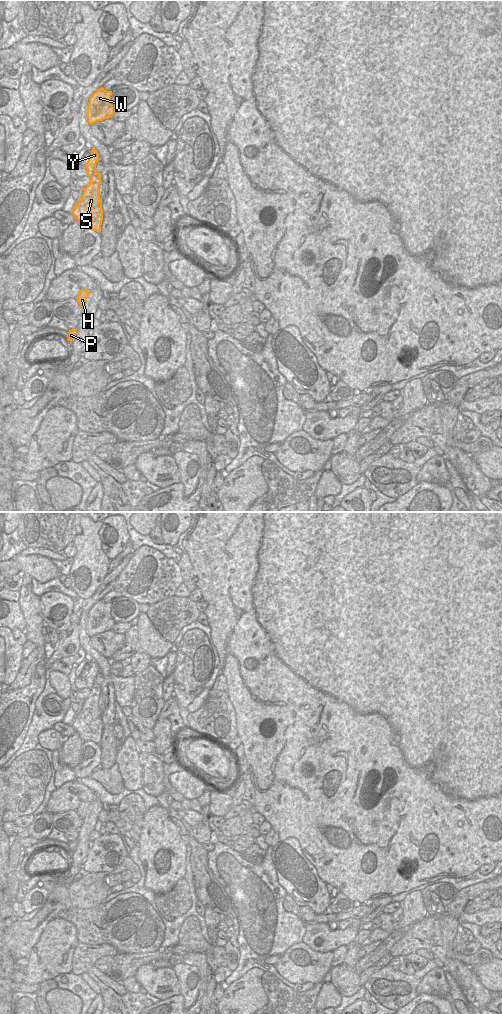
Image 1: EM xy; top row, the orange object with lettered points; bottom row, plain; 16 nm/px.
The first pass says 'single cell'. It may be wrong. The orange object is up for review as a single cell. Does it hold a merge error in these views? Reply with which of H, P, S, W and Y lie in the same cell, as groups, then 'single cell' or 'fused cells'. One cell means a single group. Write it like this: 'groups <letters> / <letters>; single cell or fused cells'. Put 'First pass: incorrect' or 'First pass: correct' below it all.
groups H P S W Y; single cell
First pass: correct

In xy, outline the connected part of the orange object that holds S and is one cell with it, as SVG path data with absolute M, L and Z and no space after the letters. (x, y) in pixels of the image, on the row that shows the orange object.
M92 148L91 156L85 166L87 176L91 180L71 212L82 229L93 229L96 232L101 231L103 220L102 200L99 195L101 174L96 171L96 164L99 160L98 152Z

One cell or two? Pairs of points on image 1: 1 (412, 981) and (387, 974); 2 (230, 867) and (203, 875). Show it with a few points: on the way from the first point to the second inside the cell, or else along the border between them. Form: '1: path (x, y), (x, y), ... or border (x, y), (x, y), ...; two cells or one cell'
1: path (406, 981), (393, 978); one cell
2: border (207, 852), (207, 866), (216, 881), (224, 889); two cells

